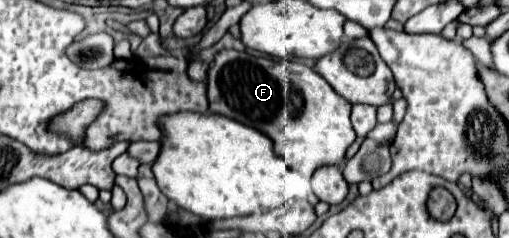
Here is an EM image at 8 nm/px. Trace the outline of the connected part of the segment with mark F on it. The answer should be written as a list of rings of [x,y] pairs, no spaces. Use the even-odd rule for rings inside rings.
[[[221,50],[207,70],[207,98],[209,112],[257,128],[273,140],[275,152],[289,168],[305,176],[311,176],[319,166],[343,164],[347,148],[357,138],[349,120],[351,104],[315,70],[297,62]]]

